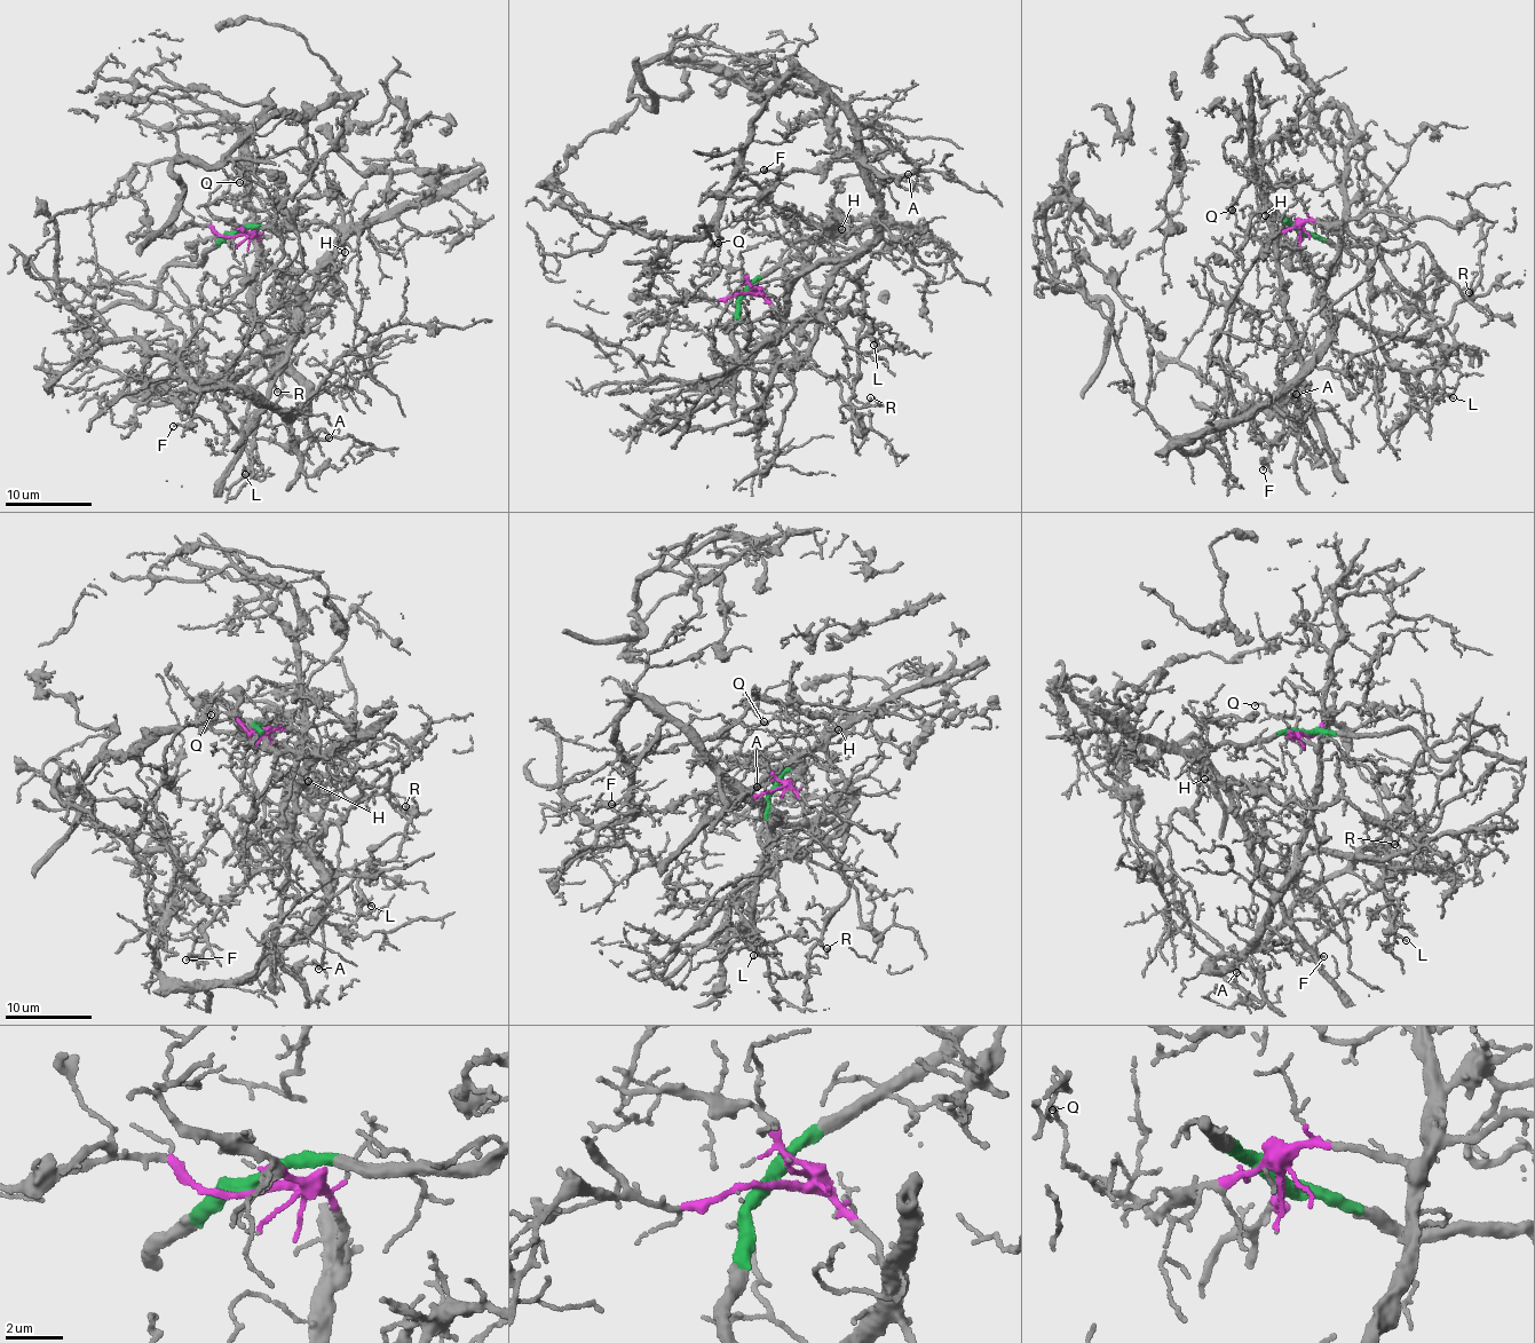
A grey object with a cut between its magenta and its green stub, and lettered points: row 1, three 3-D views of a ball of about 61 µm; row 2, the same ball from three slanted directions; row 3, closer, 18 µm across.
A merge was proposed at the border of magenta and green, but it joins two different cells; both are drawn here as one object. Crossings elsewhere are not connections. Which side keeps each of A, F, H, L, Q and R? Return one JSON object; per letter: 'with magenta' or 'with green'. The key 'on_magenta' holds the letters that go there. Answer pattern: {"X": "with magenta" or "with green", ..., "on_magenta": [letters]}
{"A": "with magenta", "F": "with green", "H": "with green", "L": "with magenta", "Q": "with magenta", "R": "with green", "on_magenta": ["A", "L", "Q"]}

